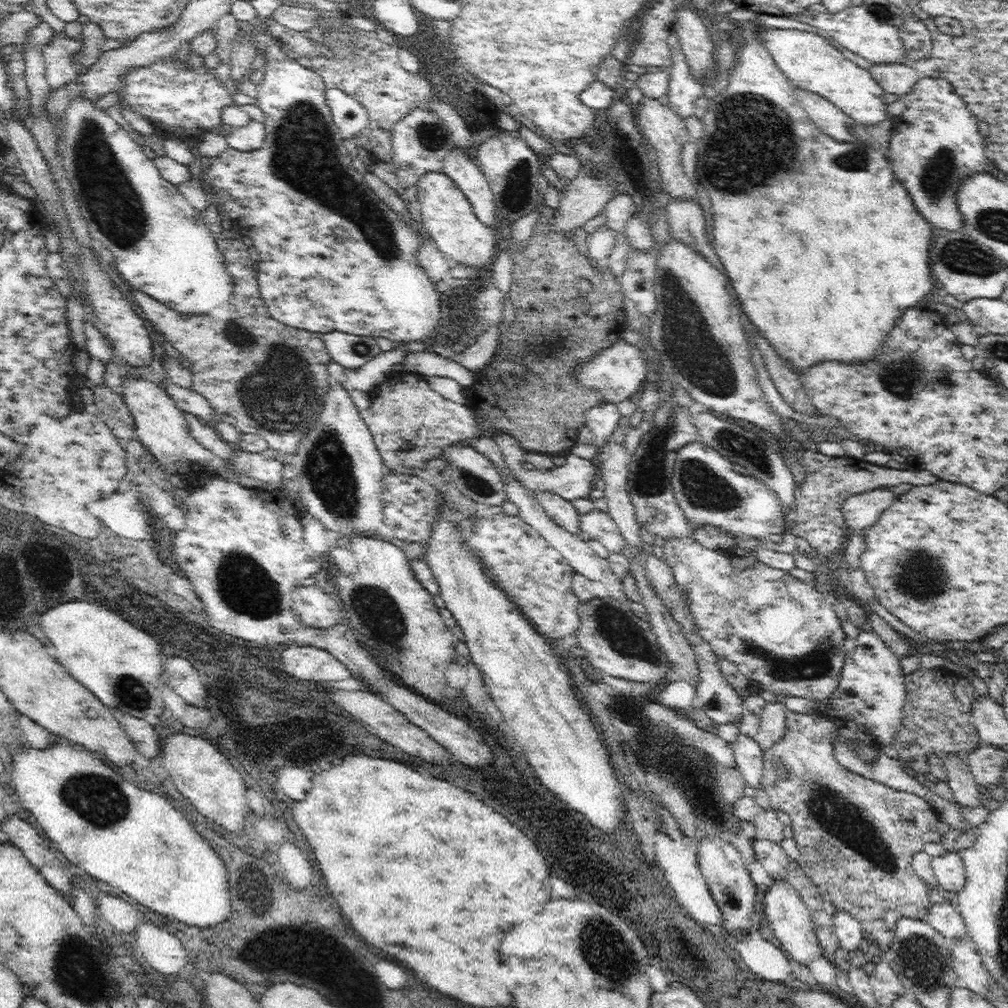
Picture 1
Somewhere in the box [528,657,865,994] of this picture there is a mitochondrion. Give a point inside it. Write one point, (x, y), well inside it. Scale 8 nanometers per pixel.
(601, 949)

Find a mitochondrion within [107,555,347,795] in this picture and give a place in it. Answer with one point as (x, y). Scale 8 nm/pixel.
(131, 692)

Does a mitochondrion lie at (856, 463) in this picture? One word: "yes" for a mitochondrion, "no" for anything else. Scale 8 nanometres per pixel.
no

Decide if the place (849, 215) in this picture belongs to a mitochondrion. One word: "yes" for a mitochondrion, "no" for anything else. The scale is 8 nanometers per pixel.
no

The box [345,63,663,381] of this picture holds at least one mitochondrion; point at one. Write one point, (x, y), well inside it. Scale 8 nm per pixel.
(518, 179)

